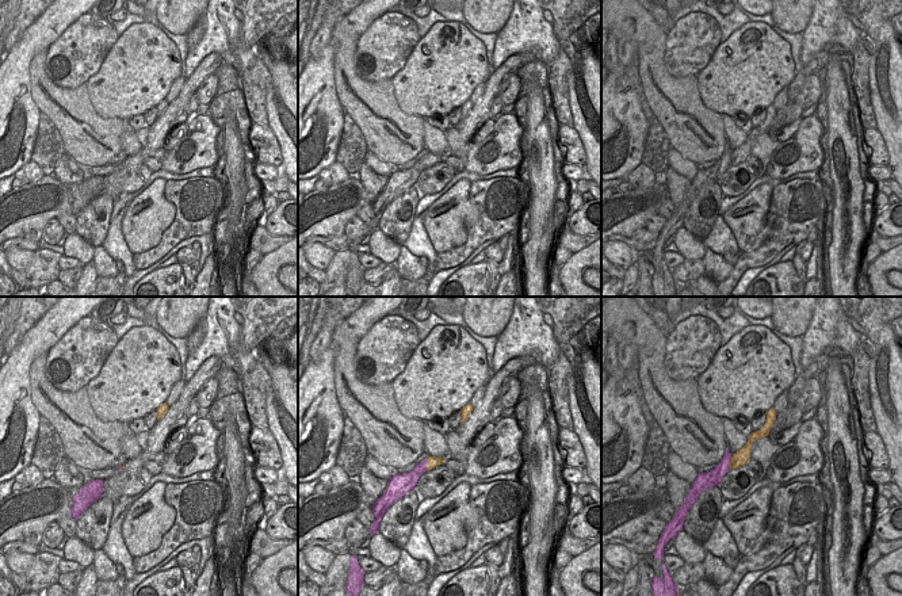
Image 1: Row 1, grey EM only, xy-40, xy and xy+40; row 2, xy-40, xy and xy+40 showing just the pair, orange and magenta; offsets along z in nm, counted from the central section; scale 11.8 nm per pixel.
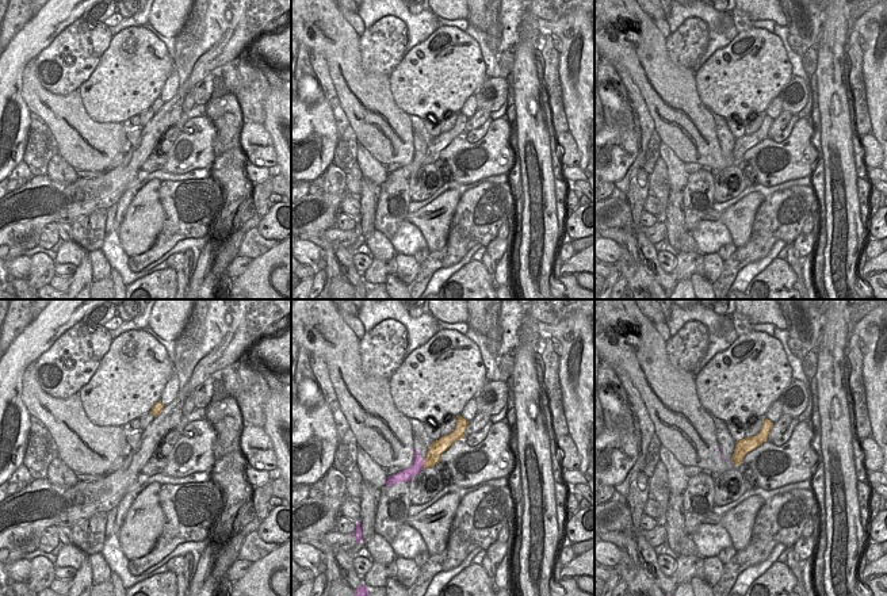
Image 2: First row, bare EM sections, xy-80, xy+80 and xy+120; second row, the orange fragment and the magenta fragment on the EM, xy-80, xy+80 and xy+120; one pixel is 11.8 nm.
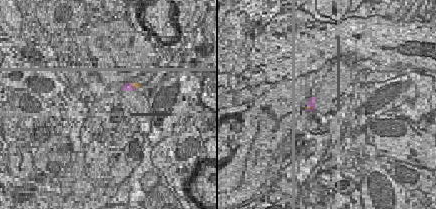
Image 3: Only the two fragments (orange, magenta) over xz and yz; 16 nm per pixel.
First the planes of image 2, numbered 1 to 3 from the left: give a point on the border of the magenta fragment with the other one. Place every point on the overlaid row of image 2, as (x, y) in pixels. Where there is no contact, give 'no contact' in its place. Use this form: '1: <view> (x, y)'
1: no contact
2: xy+80 (424, 465)
3: no contact

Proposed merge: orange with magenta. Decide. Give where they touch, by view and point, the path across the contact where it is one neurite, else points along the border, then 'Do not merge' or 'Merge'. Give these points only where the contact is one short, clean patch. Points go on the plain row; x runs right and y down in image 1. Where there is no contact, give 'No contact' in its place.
Touches orange at xy (427, 161). Boundary: xy (425, 155), (428, 167). Do not merge

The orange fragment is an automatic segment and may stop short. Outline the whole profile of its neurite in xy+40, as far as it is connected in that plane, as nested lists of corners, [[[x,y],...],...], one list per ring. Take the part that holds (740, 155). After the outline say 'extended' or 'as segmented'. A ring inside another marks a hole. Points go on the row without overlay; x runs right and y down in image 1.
[[[771,104],[765,108],[765,111],[765,121],[758,127],[752,129],[752,131],[748,134],[748,140],[741,146],[733,150],[729,165],[734,167],[746,161],[750,156],[752,140],[769,131],[771,123],[776,116],[777,110],[773,104]]]; as segmented

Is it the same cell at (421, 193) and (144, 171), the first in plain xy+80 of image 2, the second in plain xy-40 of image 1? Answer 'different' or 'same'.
same

